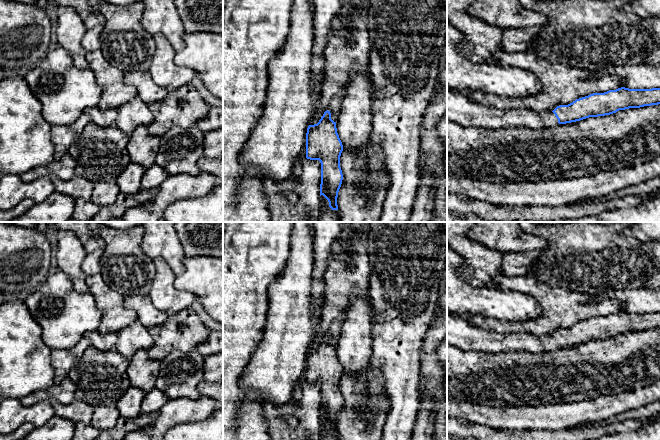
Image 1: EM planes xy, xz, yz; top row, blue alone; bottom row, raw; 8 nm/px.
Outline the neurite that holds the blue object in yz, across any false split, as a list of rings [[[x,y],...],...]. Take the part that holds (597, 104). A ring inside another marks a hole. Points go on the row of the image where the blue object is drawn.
[[[621,87],[604,93],[590,94],[568,105],[557,106],[553,111],[536,111],[531,108],[502,110],[473,102],[466,95],[447,89],[447,121],[464,128],[536,129],[576,122],[589,117],[610,115],[619,110],[658,104],[660,104],[660,88]]]

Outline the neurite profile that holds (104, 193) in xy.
[[[116,180],[95,182],[90,201],[99,207],[113,204],[120,194]]]

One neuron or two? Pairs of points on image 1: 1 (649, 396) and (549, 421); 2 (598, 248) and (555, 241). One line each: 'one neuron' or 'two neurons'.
1: one neuron
2: one neuron

